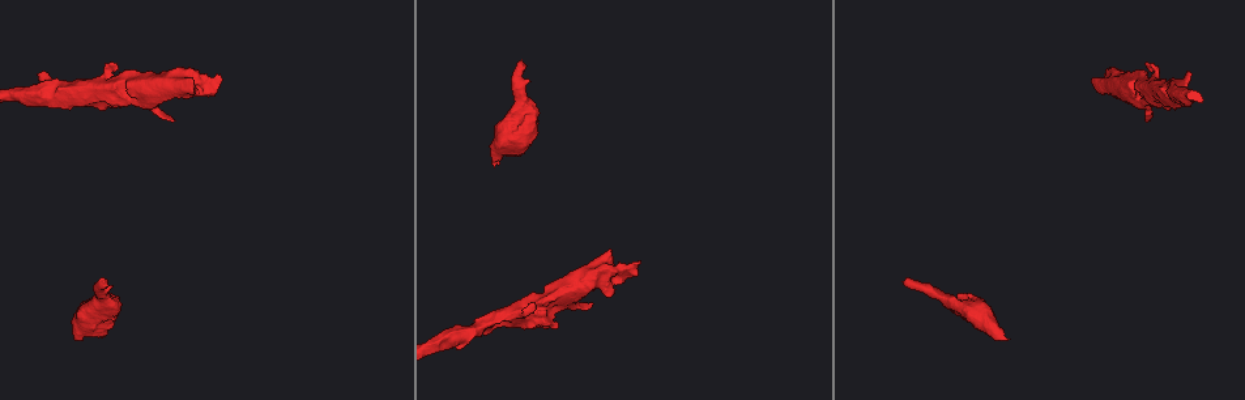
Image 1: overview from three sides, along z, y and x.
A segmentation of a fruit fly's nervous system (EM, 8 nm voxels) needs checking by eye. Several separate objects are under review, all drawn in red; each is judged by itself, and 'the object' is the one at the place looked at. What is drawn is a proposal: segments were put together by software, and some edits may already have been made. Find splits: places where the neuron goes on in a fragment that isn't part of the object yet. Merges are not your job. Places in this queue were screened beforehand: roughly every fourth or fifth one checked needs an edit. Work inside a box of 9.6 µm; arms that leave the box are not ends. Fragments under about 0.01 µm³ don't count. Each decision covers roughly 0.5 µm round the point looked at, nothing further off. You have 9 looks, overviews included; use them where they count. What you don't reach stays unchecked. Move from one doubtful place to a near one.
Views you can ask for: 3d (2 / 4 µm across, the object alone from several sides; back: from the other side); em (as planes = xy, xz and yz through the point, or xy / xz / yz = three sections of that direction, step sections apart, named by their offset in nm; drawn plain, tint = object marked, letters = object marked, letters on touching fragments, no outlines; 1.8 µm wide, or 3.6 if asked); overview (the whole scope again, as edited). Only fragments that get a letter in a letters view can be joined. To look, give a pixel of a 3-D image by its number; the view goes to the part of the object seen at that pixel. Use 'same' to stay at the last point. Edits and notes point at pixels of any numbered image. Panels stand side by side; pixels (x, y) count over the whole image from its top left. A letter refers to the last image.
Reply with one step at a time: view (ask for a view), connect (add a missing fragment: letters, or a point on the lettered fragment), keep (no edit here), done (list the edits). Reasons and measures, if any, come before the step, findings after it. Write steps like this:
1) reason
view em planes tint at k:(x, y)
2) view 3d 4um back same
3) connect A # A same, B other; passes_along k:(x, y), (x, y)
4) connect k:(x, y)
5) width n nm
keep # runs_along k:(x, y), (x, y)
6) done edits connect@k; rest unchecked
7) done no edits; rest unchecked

thick end
view em planes letters at 1:(497, 163)

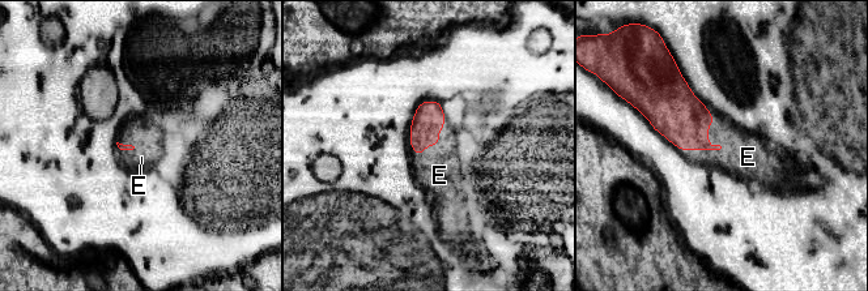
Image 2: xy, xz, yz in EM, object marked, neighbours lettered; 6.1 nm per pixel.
longest_contact E 300 nm
connect E # E same; it goes on there

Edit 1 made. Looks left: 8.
branch stops here
view em yz step 16 letters at 1:(117, 65)

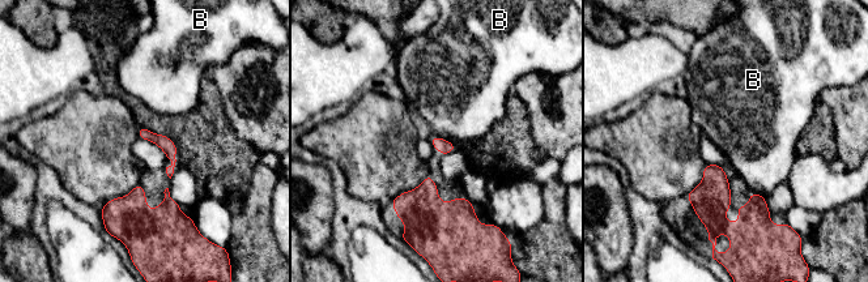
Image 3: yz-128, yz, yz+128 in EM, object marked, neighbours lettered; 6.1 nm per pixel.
view em planes letters same

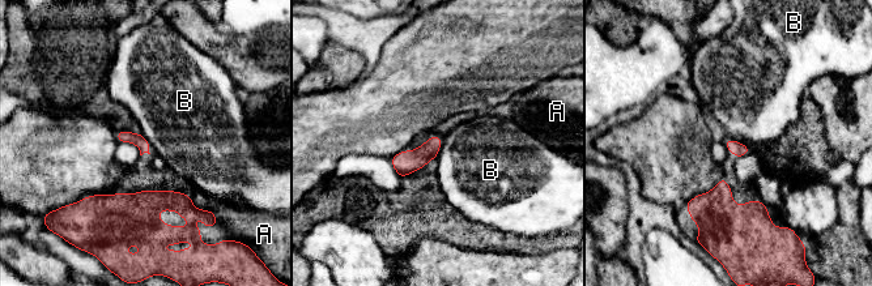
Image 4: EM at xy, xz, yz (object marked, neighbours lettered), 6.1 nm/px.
keep # A other, B other; none of them fits

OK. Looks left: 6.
branch stops here
view em xz step 4 letters at 1:(100, 282)

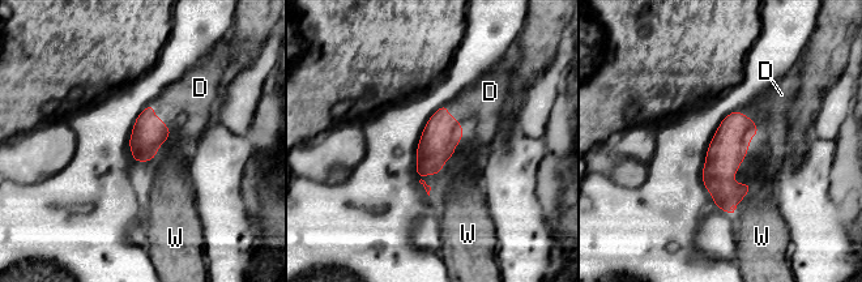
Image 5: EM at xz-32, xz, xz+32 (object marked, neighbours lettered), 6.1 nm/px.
connect D # D same, W other; passes_along 5:(149, 132), (156, 116), (170, 106); the neuron continues

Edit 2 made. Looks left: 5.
calibre changes
view 3d 4um at 1:(630, 270)

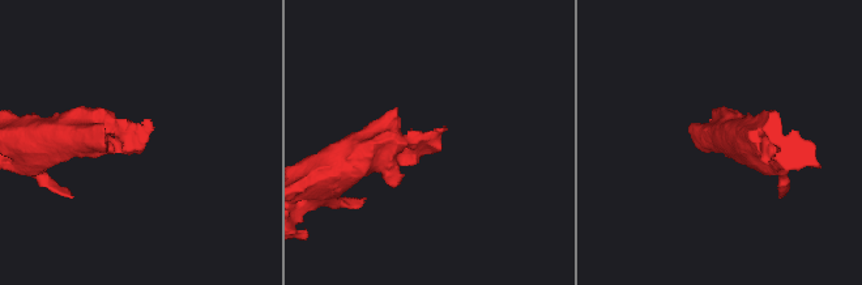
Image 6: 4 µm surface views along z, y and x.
view em yz step 16 letters at 6:(429, 142)

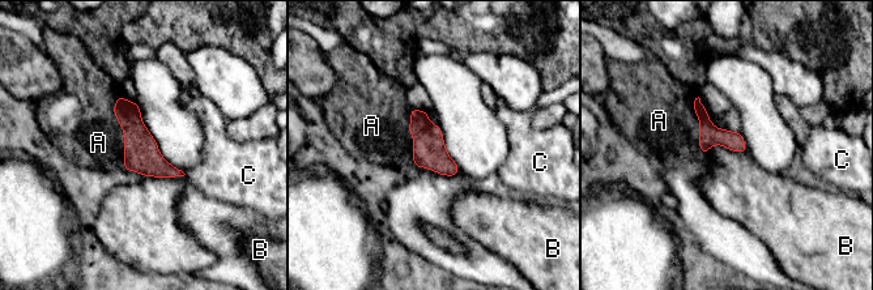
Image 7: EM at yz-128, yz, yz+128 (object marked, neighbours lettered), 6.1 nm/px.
connect A # A same, B other, C other; the neuron continues

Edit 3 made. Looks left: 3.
done edits connect@2, connect@5, connect@7; rest unchecked

